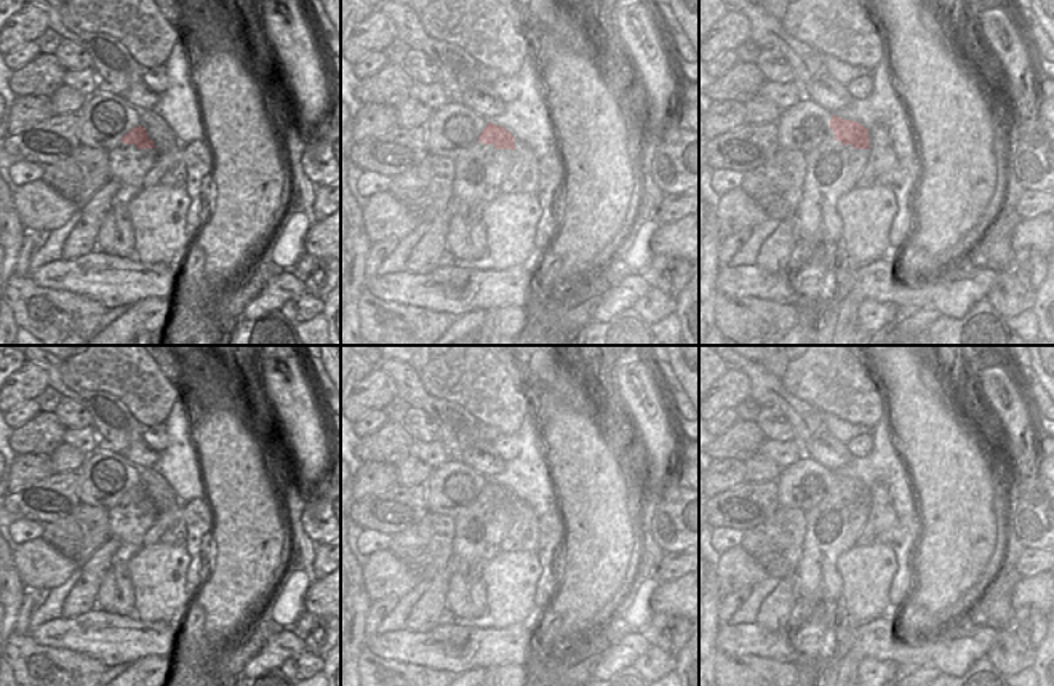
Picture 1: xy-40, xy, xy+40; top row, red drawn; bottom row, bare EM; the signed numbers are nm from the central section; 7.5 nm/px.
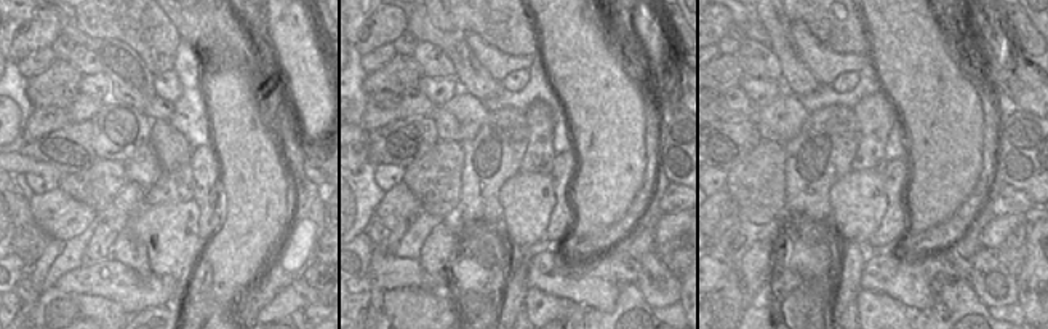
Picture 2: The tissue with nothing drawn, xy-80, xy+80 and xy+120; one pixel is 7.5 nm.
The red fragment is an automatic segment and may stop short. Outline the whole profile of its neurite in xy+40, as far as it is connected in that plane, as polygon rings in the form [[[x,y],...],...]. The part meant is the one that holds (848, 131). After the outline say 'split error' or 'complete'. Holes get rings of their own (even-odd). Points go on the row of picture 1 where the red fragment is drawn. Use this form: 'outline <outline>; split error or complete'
outline [[[833,115],[830,120],[830,130],[835,133],[835,141],[840,141],[843,146],[851,144],[854,149],[870,149],[868,128],[859,122]]]; complete

